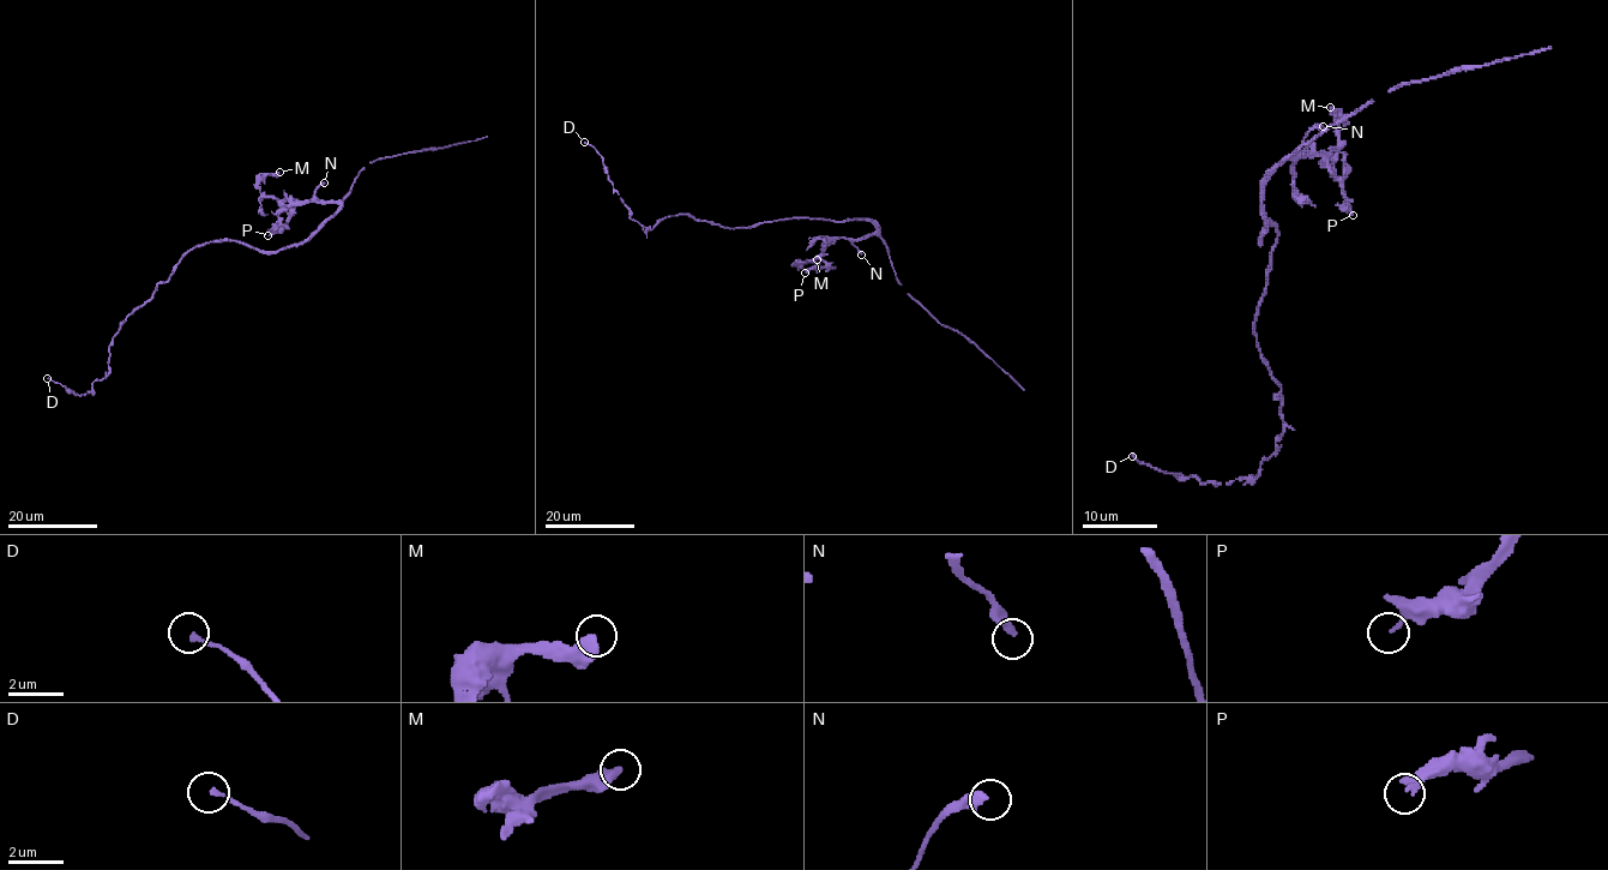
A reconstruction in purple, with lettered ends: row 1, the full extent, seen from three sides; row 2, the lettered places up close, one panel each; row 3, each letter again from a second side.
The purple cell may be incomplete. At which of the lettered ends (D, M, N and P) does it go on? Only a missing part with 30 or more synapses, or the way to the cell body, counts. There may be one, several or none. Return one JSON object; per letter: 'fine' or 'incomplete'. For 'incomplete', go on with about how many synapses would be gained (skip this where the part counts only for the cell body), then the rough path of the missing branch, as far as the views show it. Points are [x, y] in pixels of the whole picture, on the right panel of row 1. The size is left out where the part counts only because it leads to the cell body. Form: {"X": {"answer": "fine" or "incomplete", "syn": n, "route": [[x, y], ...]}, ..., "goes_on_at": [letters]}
{"D": {"answer": "fine"}, "M": {"answer": "fine"}, "N": {"answer": "fine"}, "P": {"answer": "fine"}, "goes_on_at": []}

